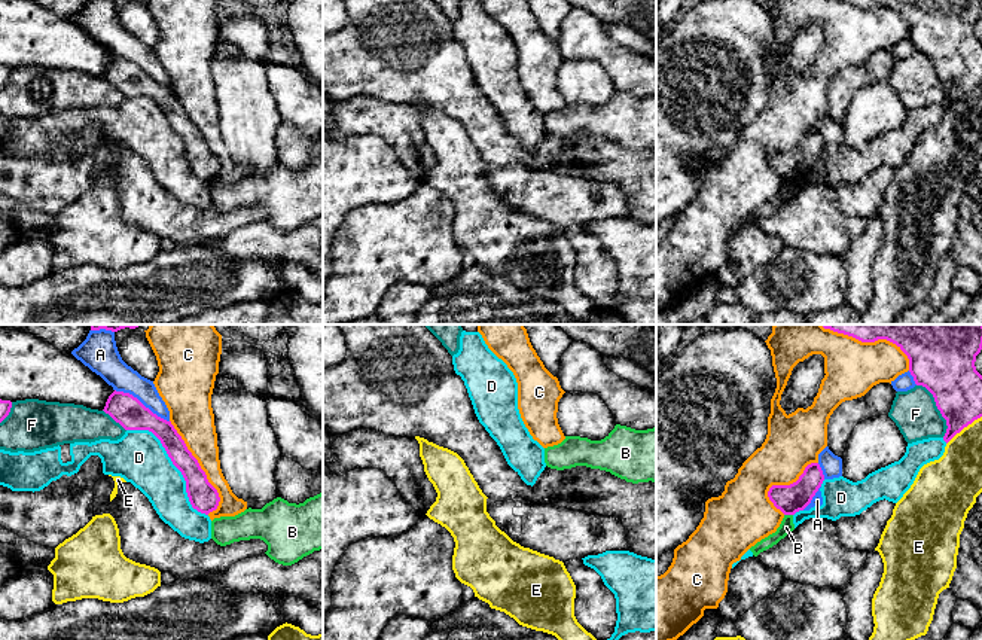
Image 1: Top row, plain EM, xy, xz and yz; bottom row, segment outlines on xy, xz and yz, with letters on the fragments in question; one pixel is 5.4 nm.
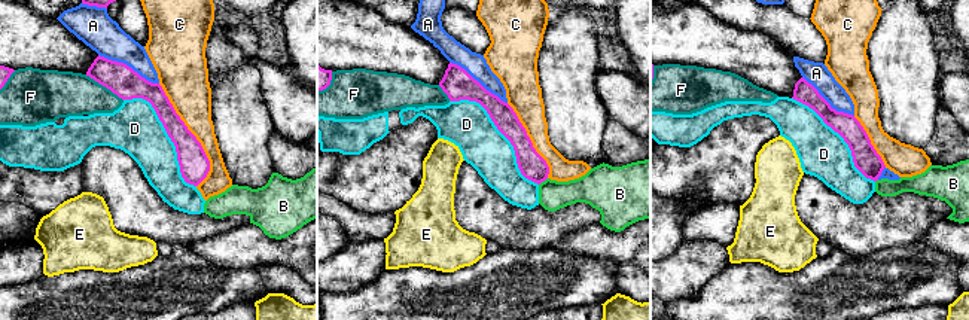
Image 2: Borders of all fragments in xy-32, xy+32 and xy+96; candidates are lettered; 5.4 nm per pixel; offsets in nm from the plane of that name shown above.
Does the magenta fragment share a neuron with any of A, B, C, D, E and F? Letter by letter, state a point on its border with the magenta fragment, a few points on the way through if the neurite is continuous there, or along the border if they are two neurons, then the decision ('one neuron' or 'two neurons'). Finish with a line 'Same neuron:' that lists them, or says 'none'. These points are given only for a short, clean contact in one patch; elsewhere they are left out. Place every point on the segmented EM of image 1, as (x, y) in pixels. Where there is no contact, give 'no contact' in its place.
A: meets magenta in xy at (140, 402); two neurons
B: meets magenta in yz at (789, 514); border along yz (784, 514), (792, 515); two neurons
C: meets magenta in xy at (200, 468); two neurons
D: meets magenta in xy at (173, 463); two neurons
E: meets magenta in yz at (963, 427); two neurons
F: meets magenta in yz at (938, 408); two neurons
Same neuron: none

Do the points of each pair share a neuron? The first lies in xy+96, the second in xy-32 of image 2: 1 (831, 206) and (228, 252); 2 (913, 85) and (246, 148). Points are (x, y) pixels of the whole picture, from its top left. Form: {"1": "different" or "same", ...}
{"1": "different", "2": "same"}

